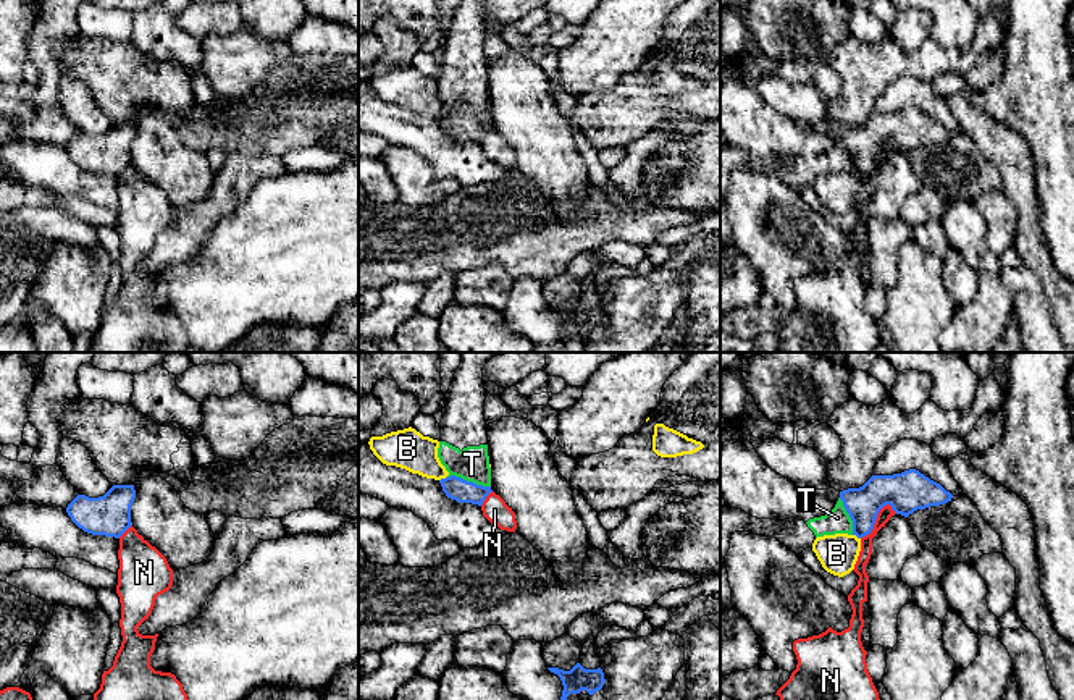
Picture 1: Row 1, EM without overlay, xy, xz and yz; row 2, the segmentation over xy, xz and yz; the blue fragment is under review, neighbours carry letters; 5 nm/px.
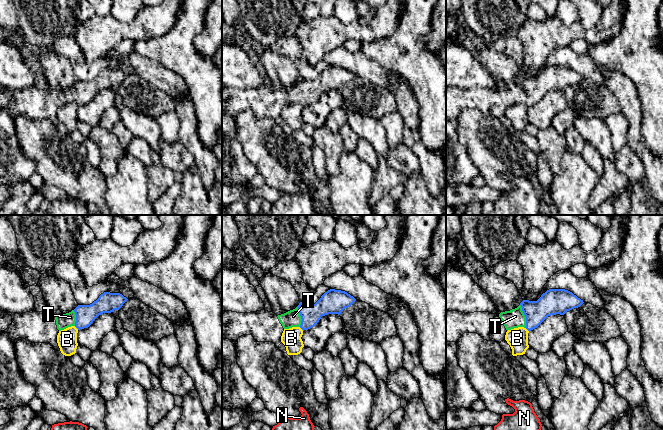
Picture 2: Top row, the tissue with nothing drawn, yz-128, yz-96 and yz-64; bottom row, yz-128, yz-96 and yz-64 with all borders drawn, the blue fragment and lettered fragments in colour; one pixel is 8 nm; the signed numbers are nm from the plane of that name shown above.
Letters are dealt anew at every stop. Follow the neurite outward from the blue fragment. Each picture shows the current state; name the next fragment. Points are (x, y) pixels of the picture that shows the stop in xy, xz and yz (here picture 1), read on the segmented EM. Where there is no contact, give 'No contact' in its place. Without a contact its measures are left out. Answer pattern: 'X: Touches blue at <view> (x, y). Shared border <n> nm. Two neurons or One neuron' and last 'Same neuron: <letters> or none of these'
B: Touches blue at xz (443, 479). Shared border 50 nm. Two neurons
N: Touches blue at yz (874, 521). Shared border 240 nm. Two neurons
T: Touches blue at xz (469, 482). Shared border 220 nm. One neuron
Same neuron: T

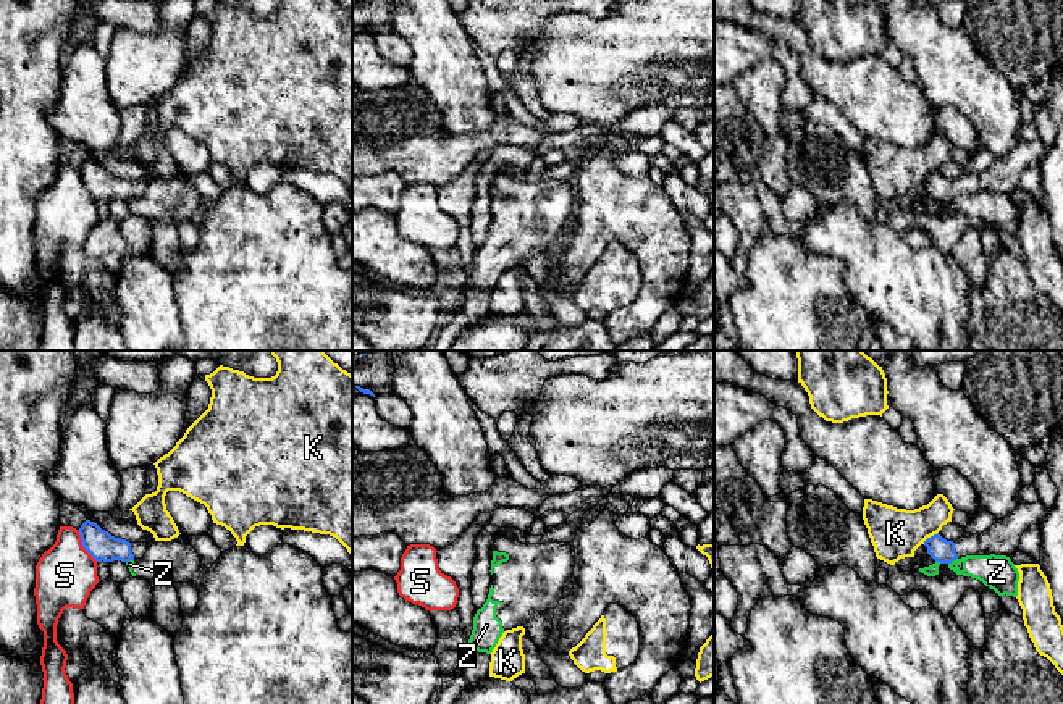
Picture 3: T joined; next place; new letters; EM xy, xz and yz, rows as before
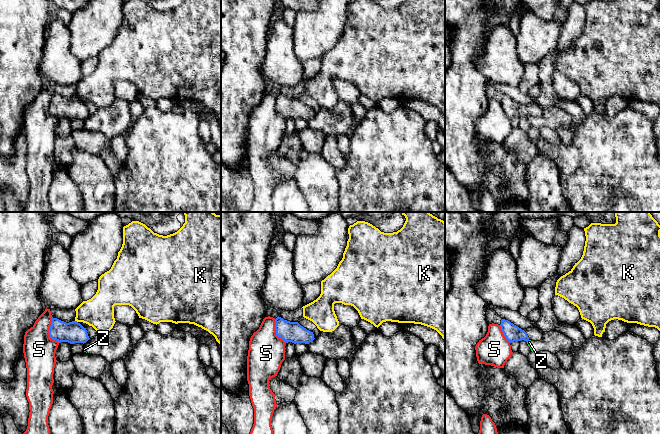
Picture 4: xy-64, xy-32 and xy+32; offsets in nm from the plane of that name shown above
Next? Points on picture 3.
K: Touches blue at yz (931, 536). Shared border 100 nm. Two neurons
S: Touches blue at xy (83, 546). Shared border 190 nm. Two neurons
Z: Touches blue at yz (952, 561). Shared border 60 nm. Two neurons
Same neuron: none of these

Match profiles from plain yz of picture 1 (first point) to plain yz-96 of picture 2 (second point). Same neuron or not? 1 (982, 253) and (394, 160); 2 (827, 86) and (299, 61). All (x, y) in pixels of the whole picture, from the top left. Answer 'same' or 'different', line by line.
1: different
2: same

